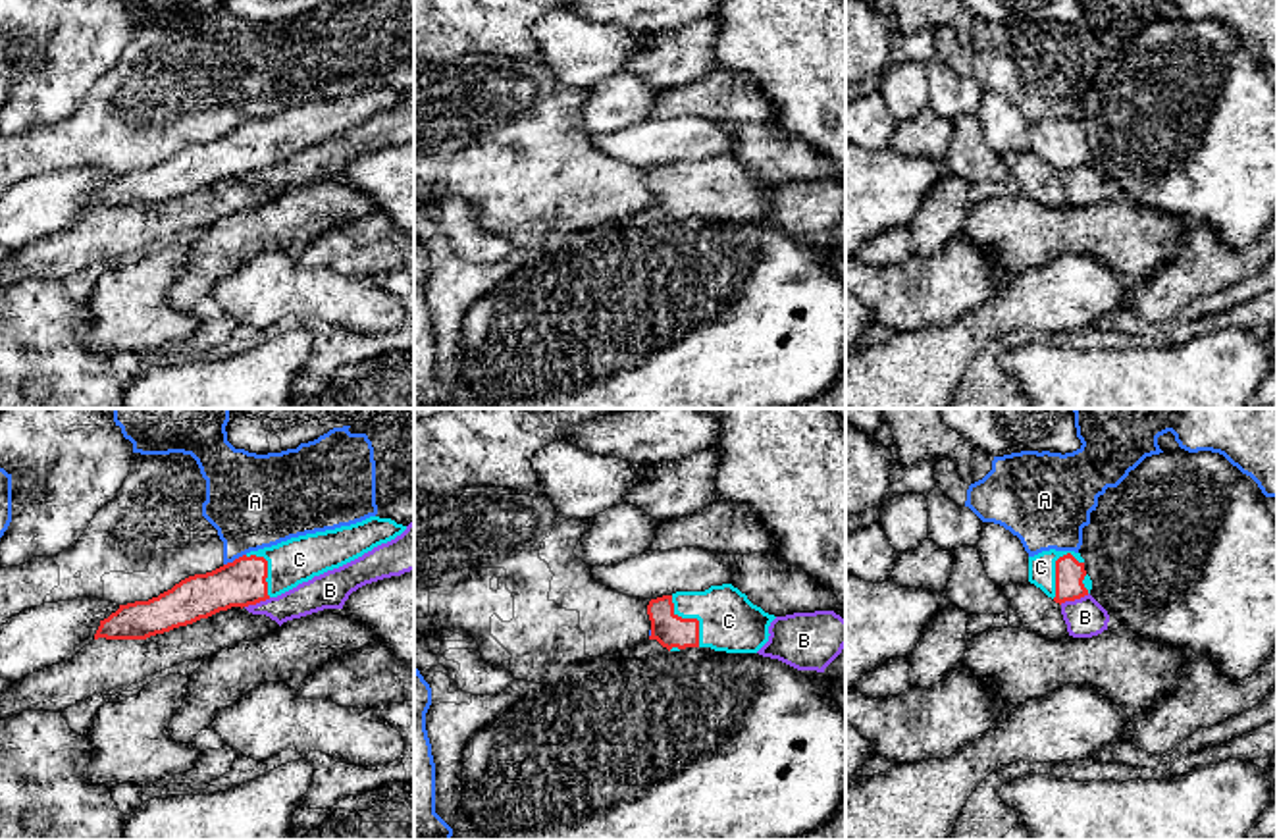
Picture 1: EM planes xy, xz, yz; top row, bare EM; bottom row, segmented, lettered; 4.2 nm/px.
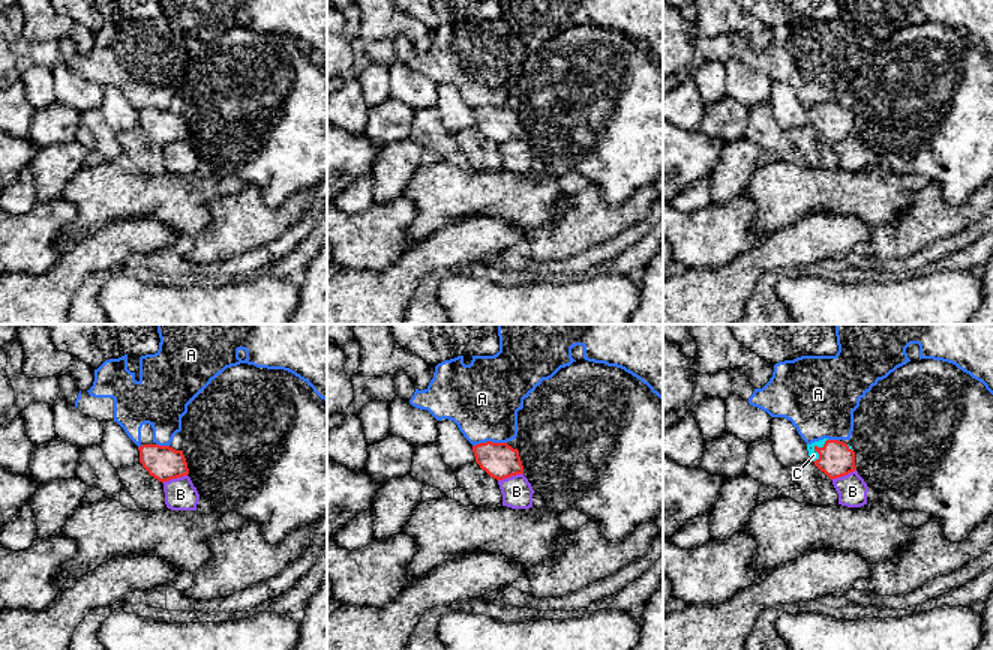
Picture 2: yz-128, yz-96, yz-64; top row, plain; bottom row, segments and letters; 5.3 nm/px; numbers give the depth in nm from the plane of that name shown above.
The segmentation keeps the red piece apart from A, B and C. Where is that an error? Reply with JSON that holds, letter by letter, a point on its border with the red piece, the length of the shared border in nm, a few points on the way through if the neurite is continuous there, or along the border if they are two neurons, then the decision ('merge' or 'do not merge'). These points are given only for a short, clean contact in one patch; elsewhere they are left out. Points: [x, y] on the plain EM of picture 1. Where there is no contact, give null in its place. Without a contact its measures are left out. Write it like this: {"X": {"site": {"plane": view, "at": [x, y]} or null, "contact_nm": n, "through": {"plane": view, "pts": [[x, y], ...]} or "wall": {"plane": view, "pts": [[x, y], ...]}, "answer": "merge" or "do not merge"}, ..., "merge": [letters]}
{"A": {"site": {"plane": "xy", "at": [235, 128]}, "contact_nm": 110, "wall": {"plane": "xy", "pts": [[245, 122], [224, 133]]}, "answer": "do not merge"}, "B": {"site": {"plane": "yz", "at": [1073, 168]}, "contact_nm": 130, "answer": "do not merge"}, "C": {"site": {"plane": "xz", "at": [692, 187]}, "contact_nm": 240, "answer": "merge"}, "merge": ["C"]}

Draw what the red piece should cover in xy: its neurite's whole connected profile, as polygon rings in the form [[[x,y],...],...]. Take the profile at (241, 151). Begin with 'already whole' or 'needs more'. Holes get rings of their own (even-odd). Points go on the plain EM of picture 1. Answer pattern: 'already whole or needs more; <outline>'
needs more; [[[370,85],[250,119],[212,141],[189,144],[158,166],[119,173],[100,189],[94,208],[146,208],[231,175],[256,173],[362,125],[404,98],[391,87]]]

